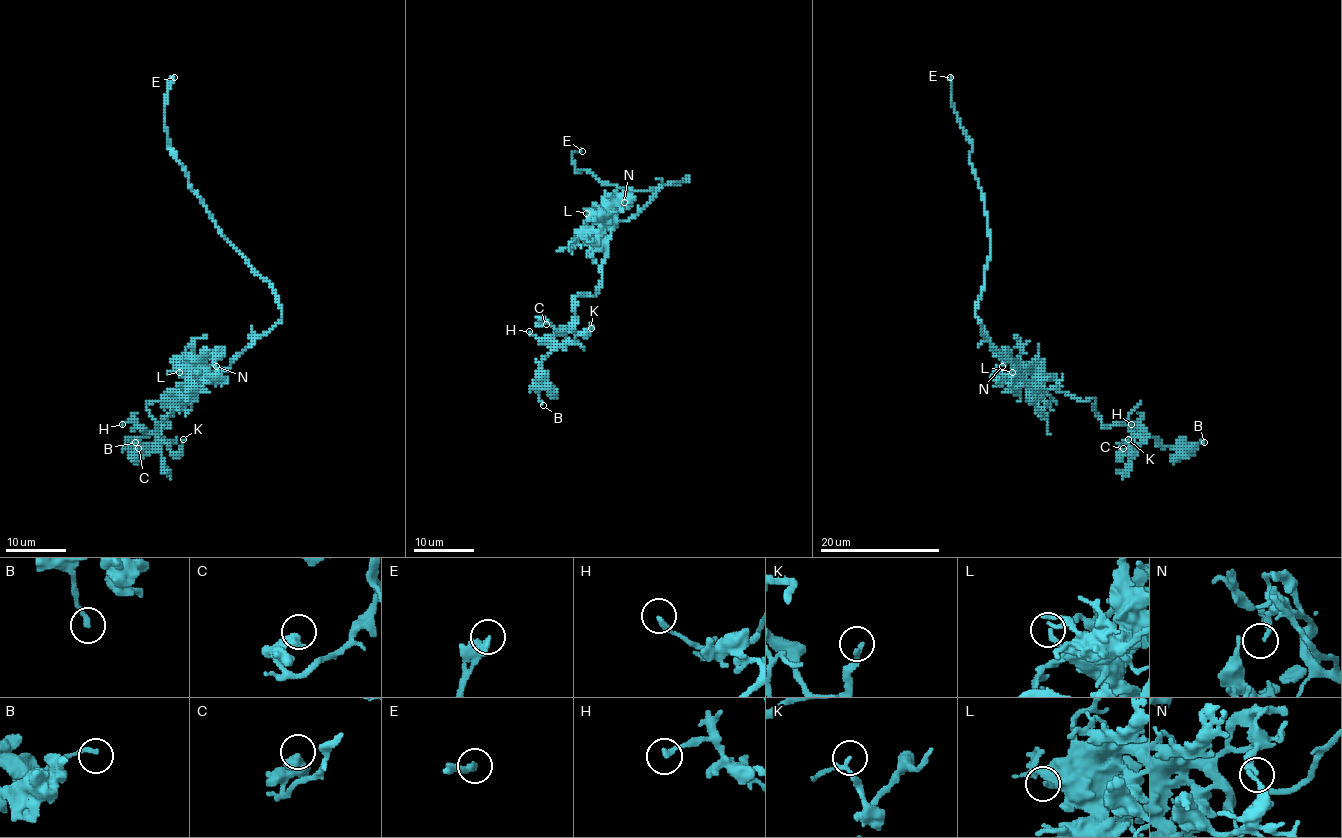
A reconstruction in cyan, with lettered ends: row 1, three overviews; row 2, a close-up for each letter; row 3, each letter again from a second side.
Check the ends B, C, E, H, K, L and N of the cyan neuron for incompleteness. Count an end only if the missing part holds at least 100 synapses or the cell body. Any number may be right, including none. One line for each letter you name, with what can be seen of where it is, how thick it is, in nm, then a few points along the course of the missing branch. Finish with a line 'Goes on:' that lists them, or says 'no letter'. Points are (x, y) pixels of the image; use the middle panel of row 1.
E: (582, 151) | 360 nm | (582, 151), (580, 148), (610, 152), (607, 149)
Goes on: E

